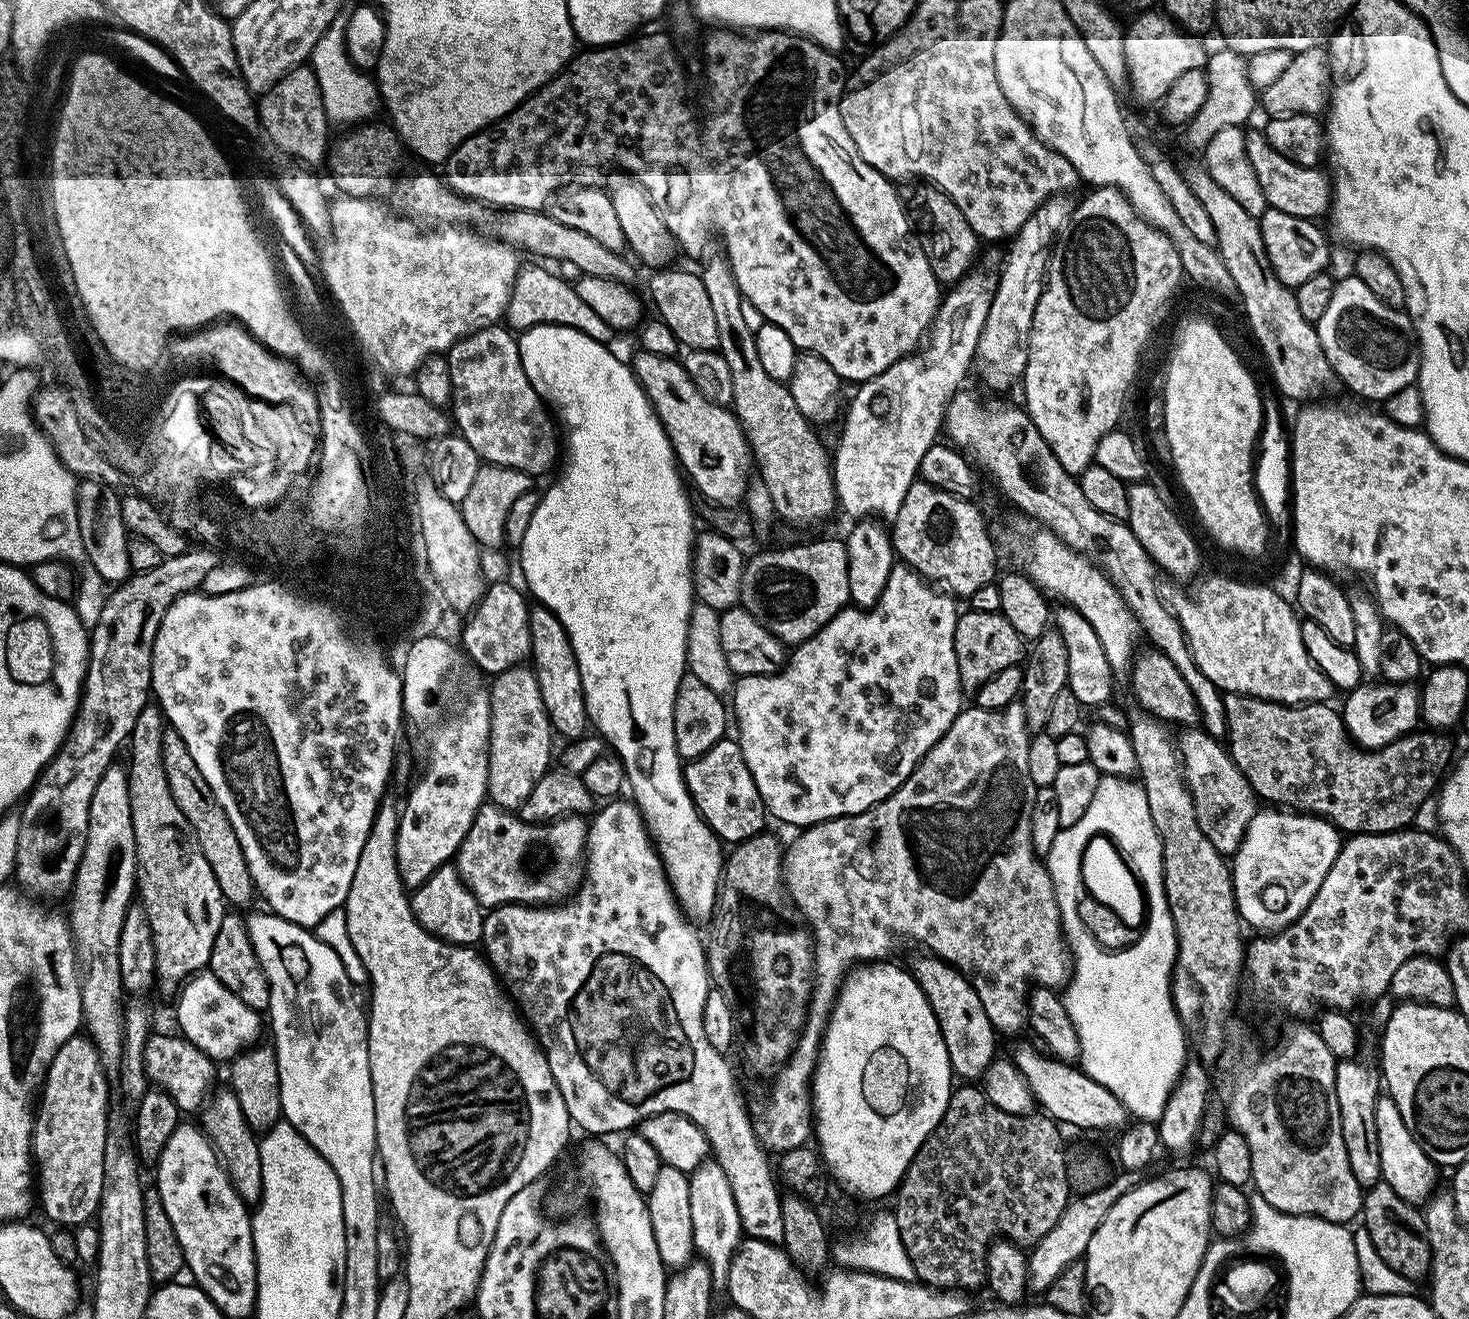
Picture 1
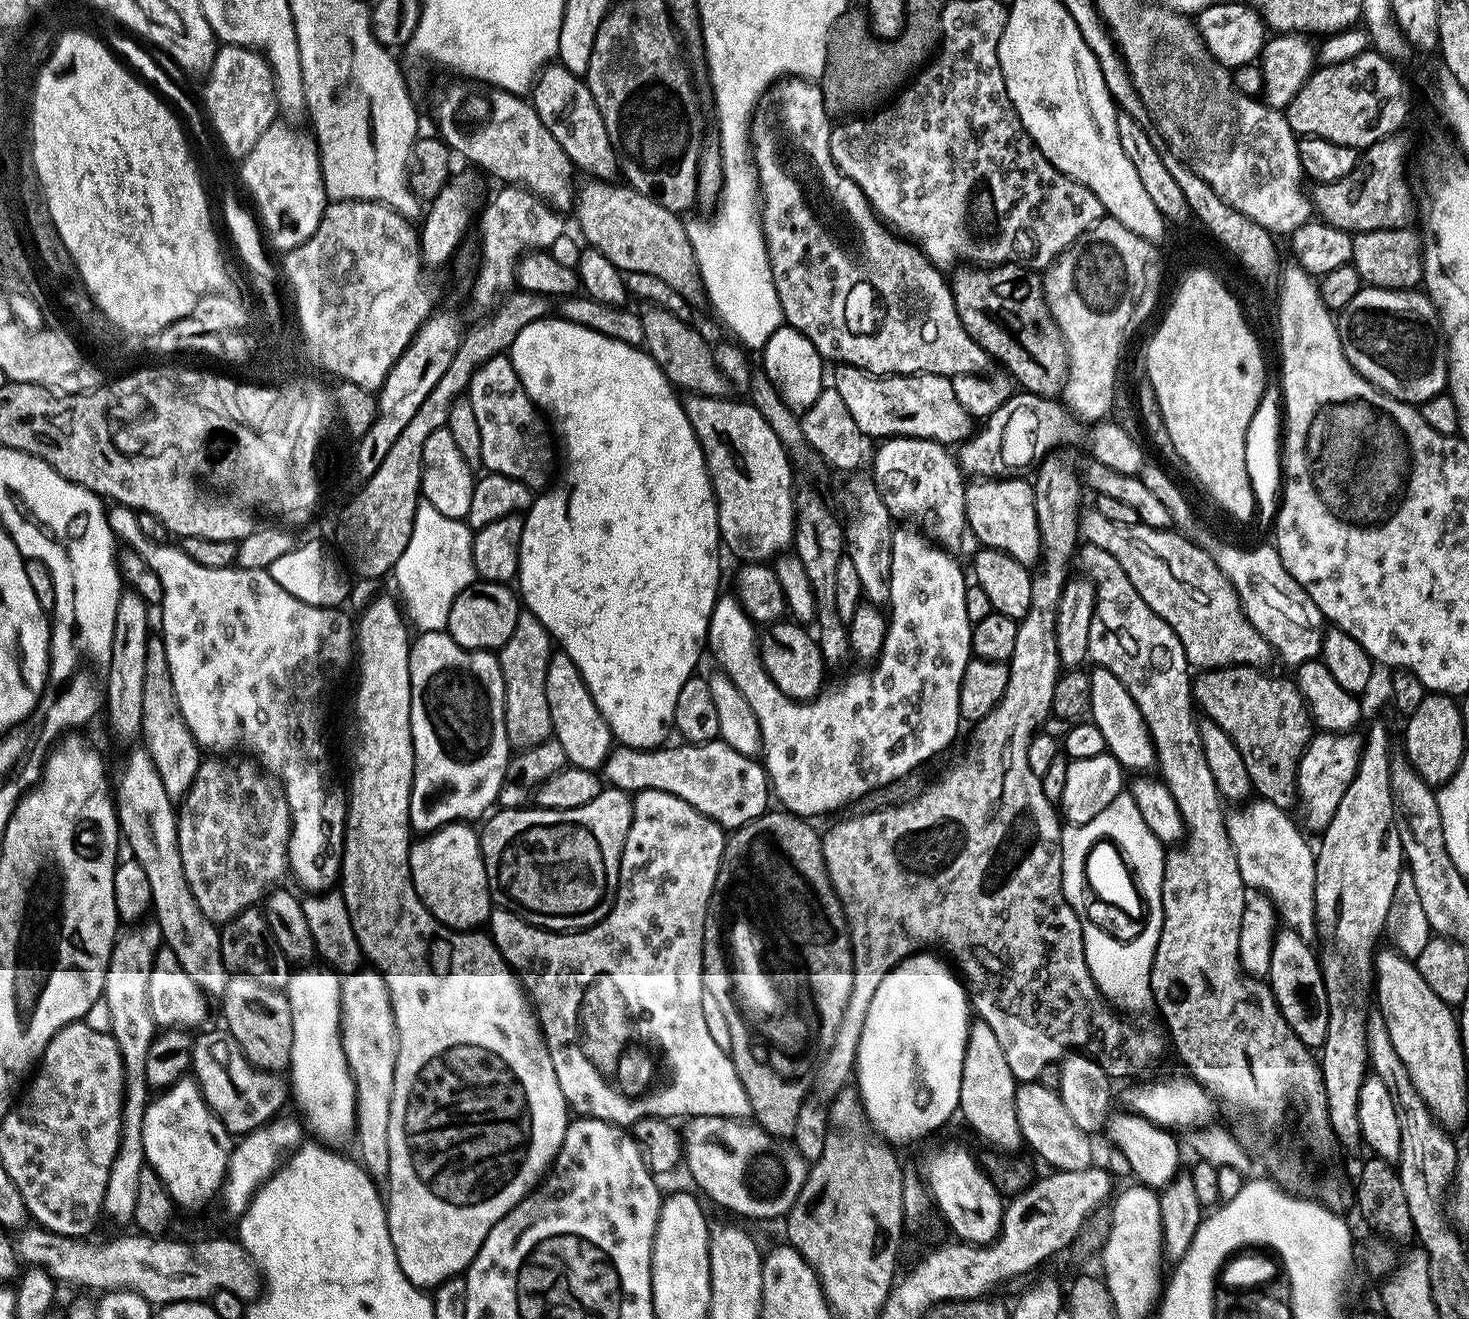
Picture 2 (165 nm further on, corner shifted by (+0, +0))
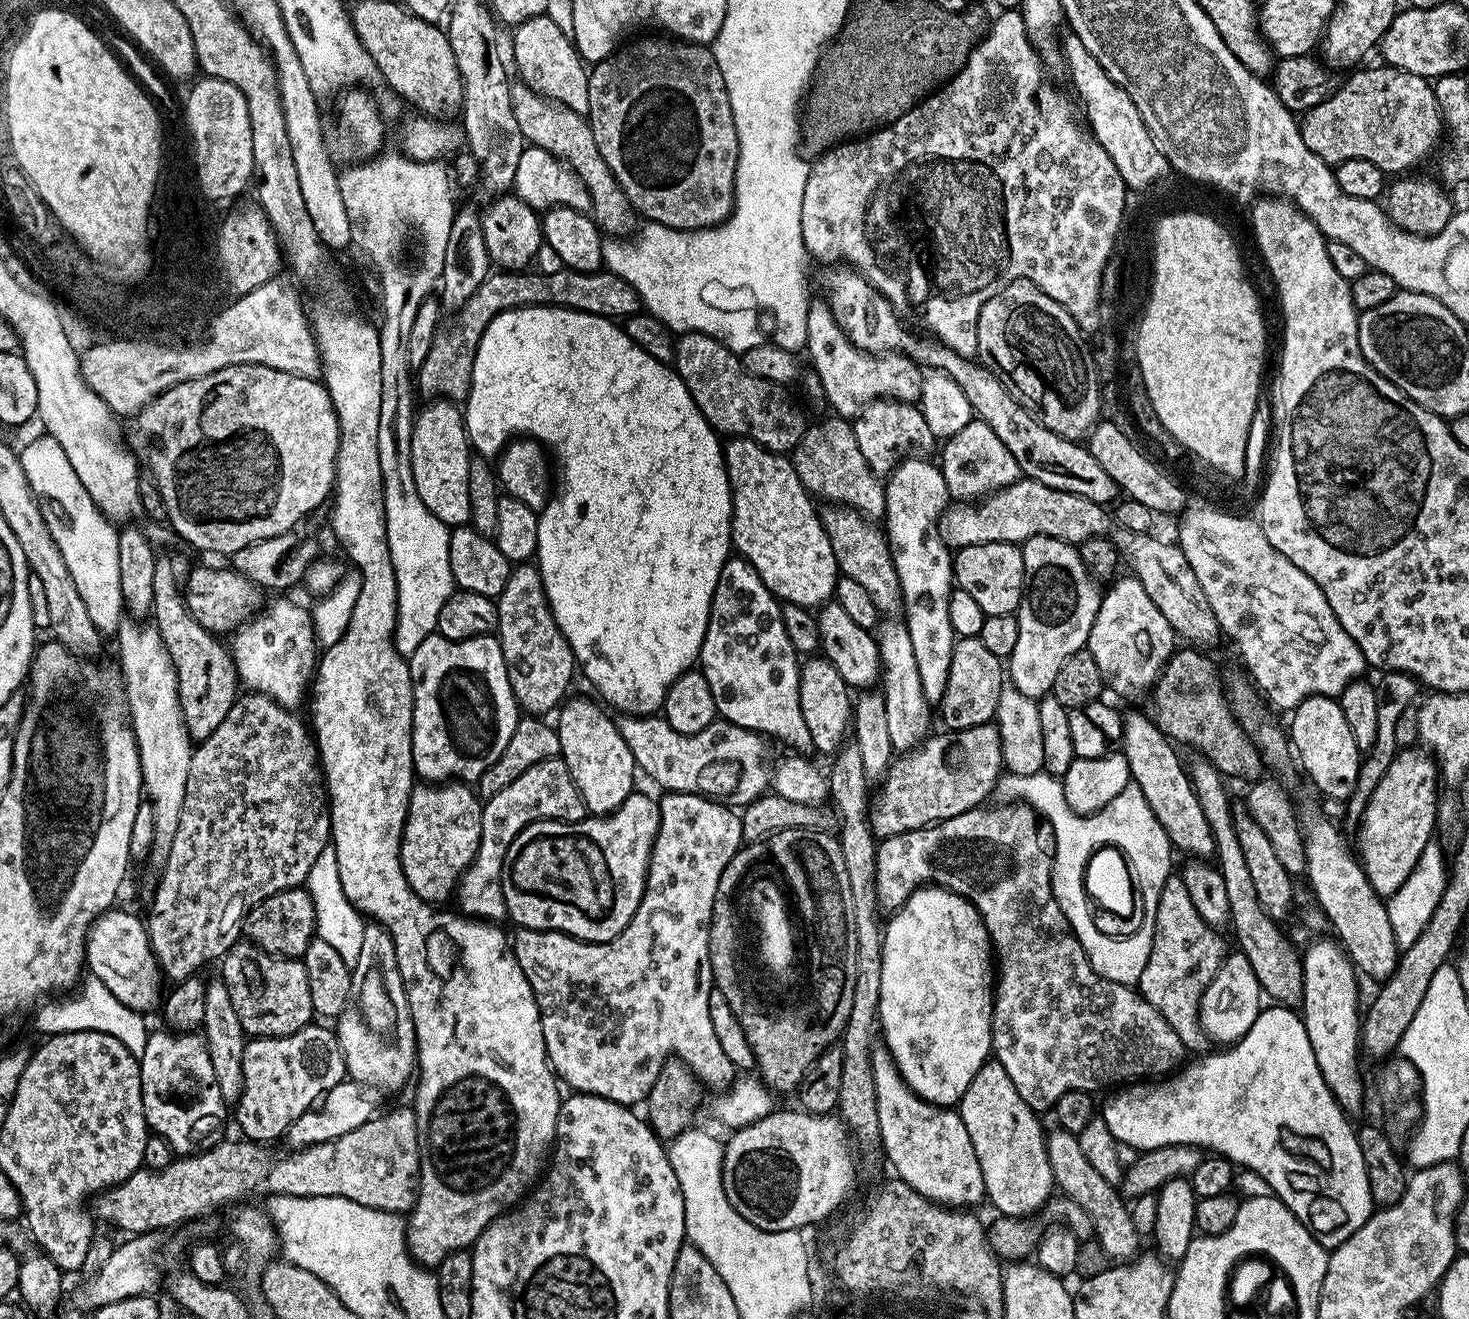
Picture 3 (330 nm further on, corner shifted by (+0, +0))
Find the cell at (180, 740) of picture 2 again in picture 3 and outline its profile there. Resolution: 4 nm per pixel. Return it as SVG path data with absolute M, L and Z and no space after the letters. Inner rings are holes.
M164 554L157 555L154 566L154 602L150 616L177 674L177 698L186 730L193 741L210 738L210 734L222 726L222 718L230 714L232 705L238 699L236 667L225 641L223 644L220 641L223 639L201 626L184 605L178 580L176 584L176 568L171 558Z

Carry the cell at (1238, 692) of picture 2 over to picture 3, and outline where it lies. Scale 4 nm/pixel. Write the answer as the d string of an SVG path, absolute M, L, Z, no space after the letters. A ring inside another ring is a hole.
M1184 646L1173 651L1172 657L1164 664L1164 669L1160 671L1160 676L1156 679L1154 687L1151 689L1152 712L1156 724L1164 731L1164 735L1173 742L1185 740L1188 744L1193 744L1197 748L1197 753L1203 754L1205 759L1211 760L1215 768L1224 773L1225 777L1245 776L1248 782L1255 782L1261 779L1266 765L1260 752L1256 748L1251 736L1245 732L1235 714L1232 713L1231 703L1226 695L1225 685L1220 685L1220 676L1216 673L1216 668L1212 665L1212 660L1208 656L1203 656L1203 651L1192 646Z

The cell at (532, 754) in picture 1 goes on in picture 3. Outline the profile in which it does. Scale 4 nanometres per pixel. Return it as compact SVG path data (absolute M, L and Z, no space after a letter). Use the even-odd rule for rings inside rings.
M532 562L515 565L510 578L506 578L506 586L502 586L502 594L495 597L495 602L498 610L495 635L500 642L502 658L506 662L506 674L510 678L516 703L525 713L548 714L544 712L550 711L552 707L555 709L569 695L568 687L572 684L572 675L577 675L578 665L570 650L570 642L566 642L562 630L558 630L558 622L554 622L539 567Z

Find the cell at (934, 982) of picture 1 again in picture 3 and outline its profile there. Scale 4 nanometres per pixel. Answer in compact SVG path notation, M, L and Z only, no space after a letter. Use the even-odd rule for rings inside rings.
M989 1058L974 1074L958 1111L970 1133L970 1142L974 1142L978 1166L982 1166L987 1203L992 1203L1000 1216L1028 1218L1031 1212L1039 1208L1041 1211L1054 1192L1050 1158L1046 1154L1046 1128L1040 1125L1041 1117L1022 1102L1014 1082L1010 1082L1010 1074L1002 1070L995 1058Z

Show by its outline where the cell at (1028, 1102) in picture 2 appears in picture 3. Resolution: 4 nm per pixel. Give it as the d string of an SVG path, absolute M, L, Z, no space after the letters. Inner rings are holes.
M1063 1130L1049 1131L1046 1139L1046 1154L1050 1158L1050 1170L1052 1178L1057 1189L1060 1188L1067 1199L1073 1200L1078 1206L1082 1206L1082 1210L1086 1210L1086 1214L1092 1220L1092 1230L1094 1240L1100 1244L1102 1250L1112 1262L1128 1262L1133 1259L1141 1251L1140 1240L1142 1240L1141 1232L1136 1229L1132 1221L1132 1214L1129 1205L1126 1203L1125 1197L1113 1185L1106 1182L1106 1178L1102 1178L1102 1174L1098 1174L1098 1170L1094 1170L1094 1166L1090 1166L1090 1162L1086 1162L1086 1154L1082 1154L1082 1146L1080 1145L1079 1135L1072 1135Z

